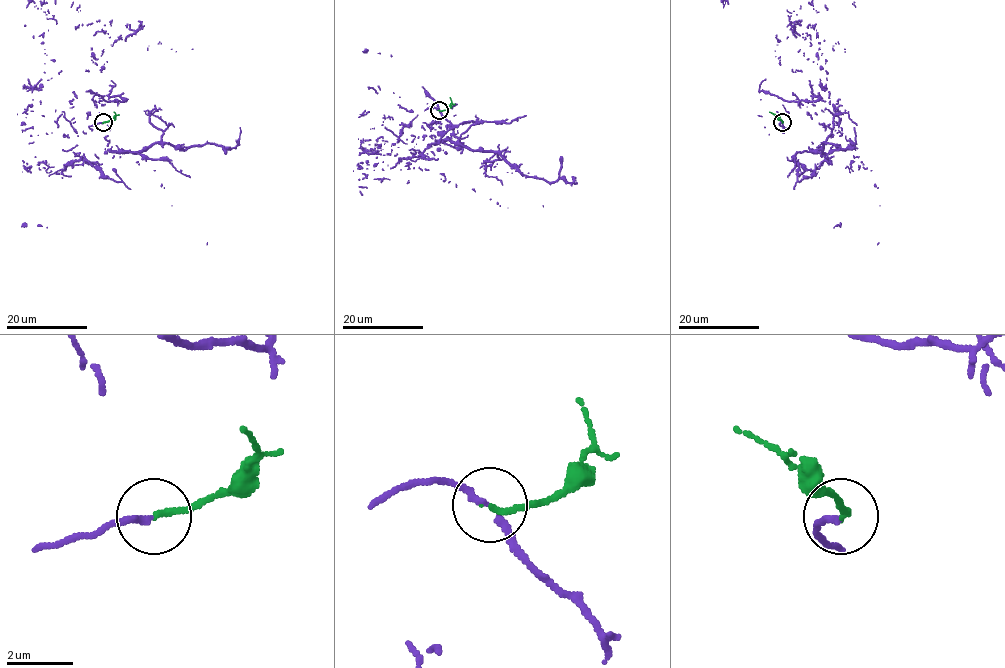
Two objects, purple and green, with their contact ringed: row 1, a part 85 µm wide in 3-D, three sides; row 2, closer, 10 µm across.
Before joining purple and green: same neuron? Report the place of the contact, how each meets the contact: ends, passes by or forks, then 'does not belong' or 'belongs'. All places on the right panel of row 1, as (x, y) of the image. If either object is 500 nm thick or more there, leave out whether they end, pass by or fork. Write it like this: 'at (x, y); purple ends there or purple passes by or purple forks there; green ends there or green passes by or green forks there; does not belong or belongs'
at (782, 122); purple ends there; green ends there; belongs

